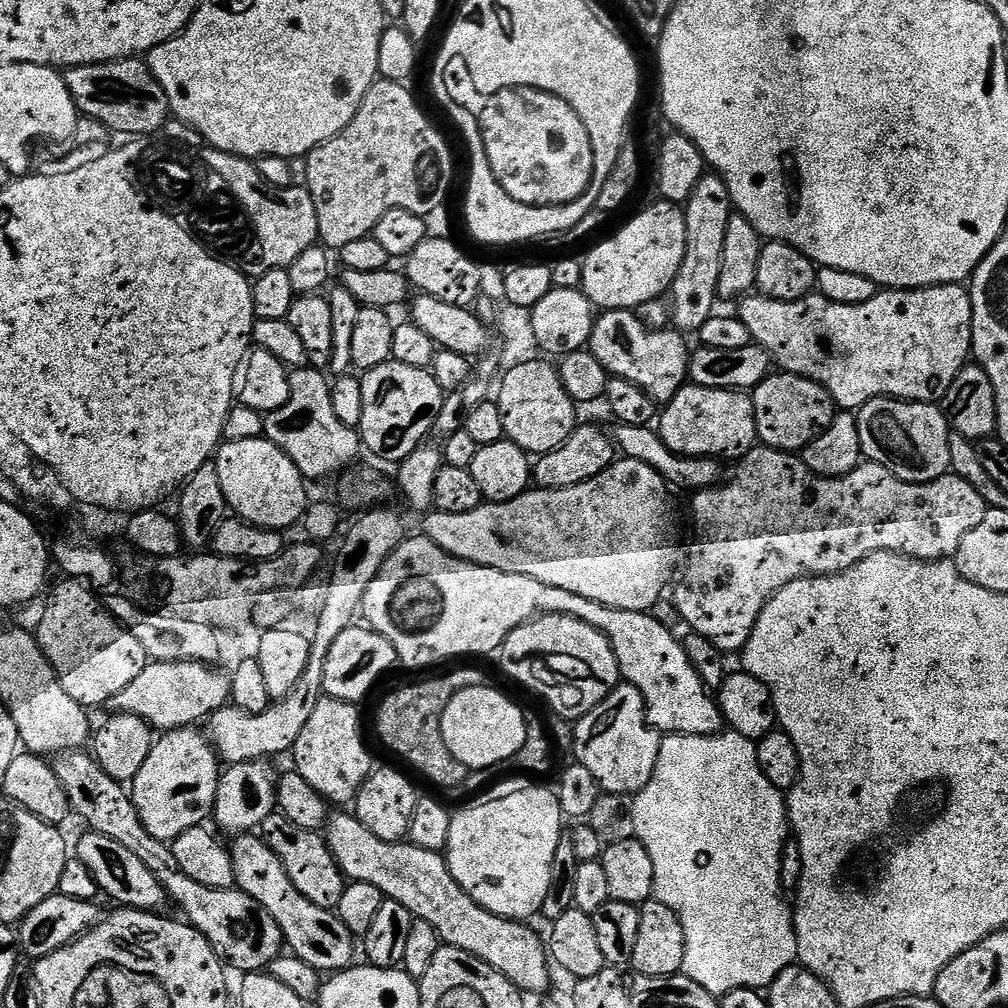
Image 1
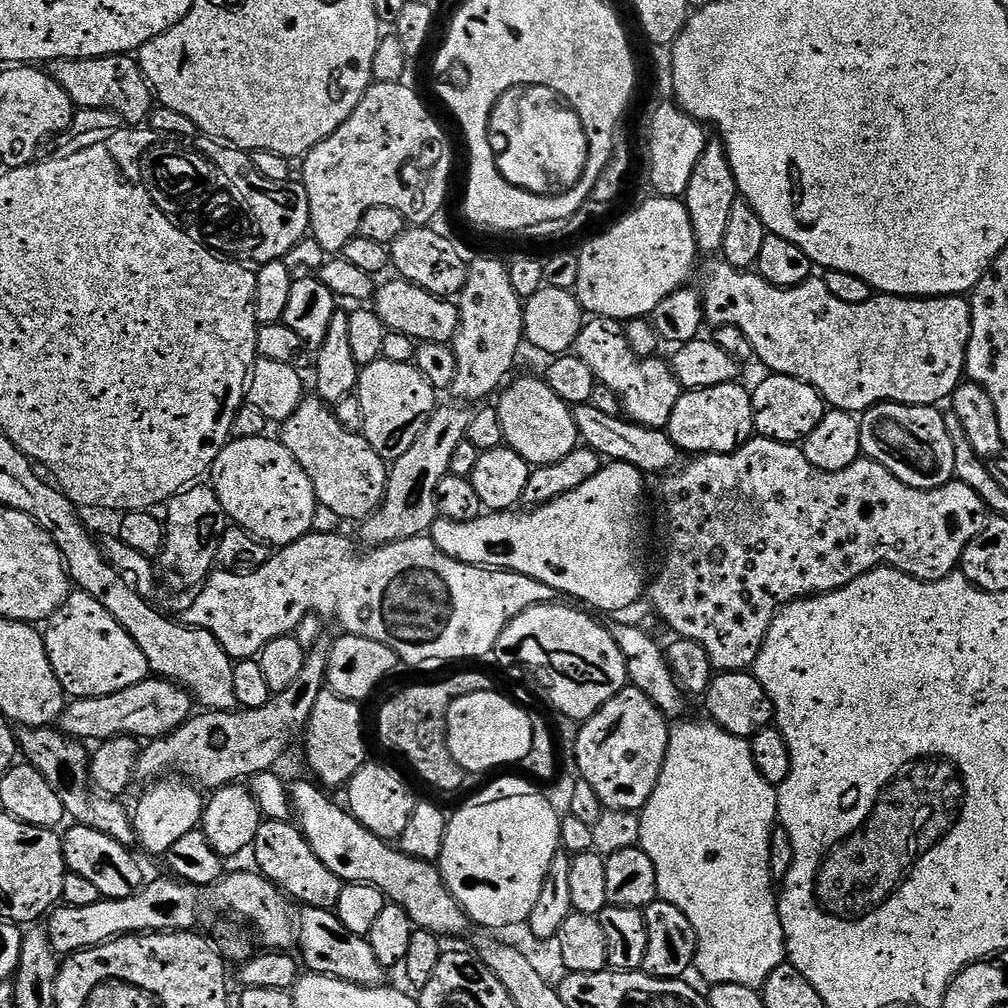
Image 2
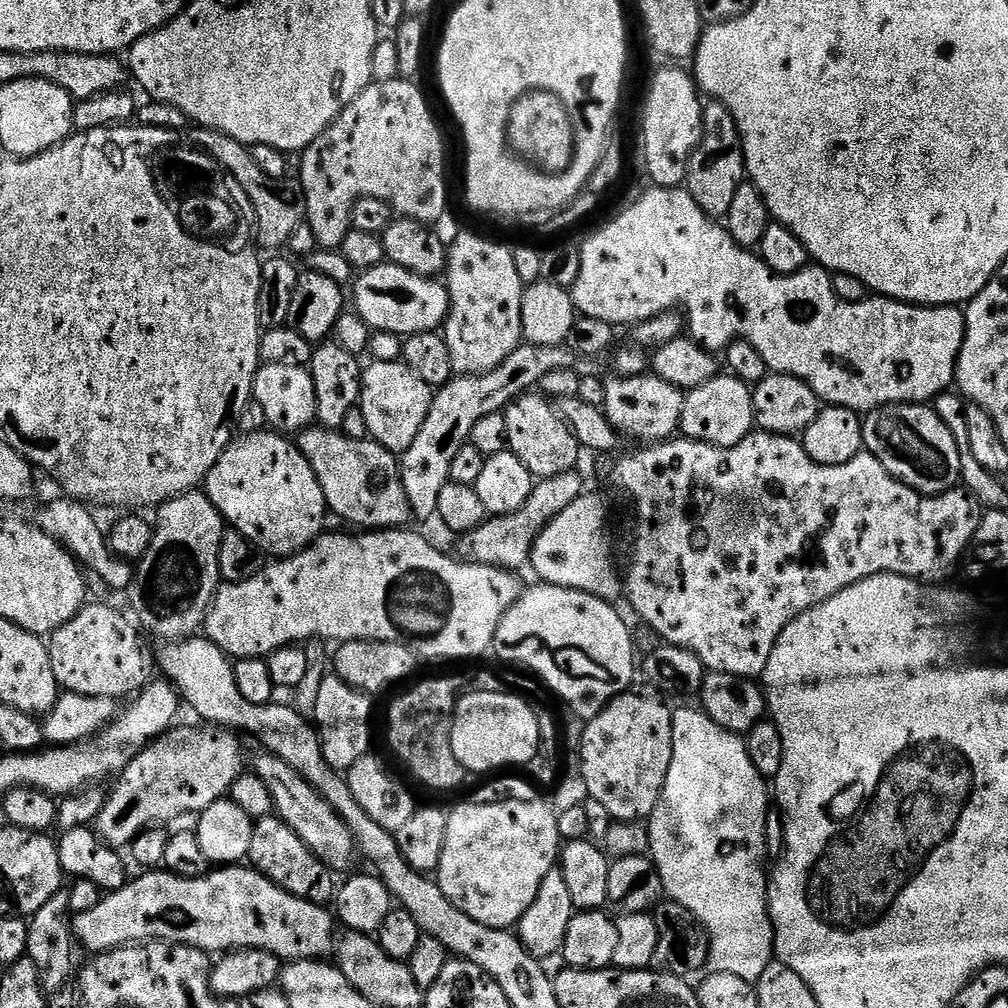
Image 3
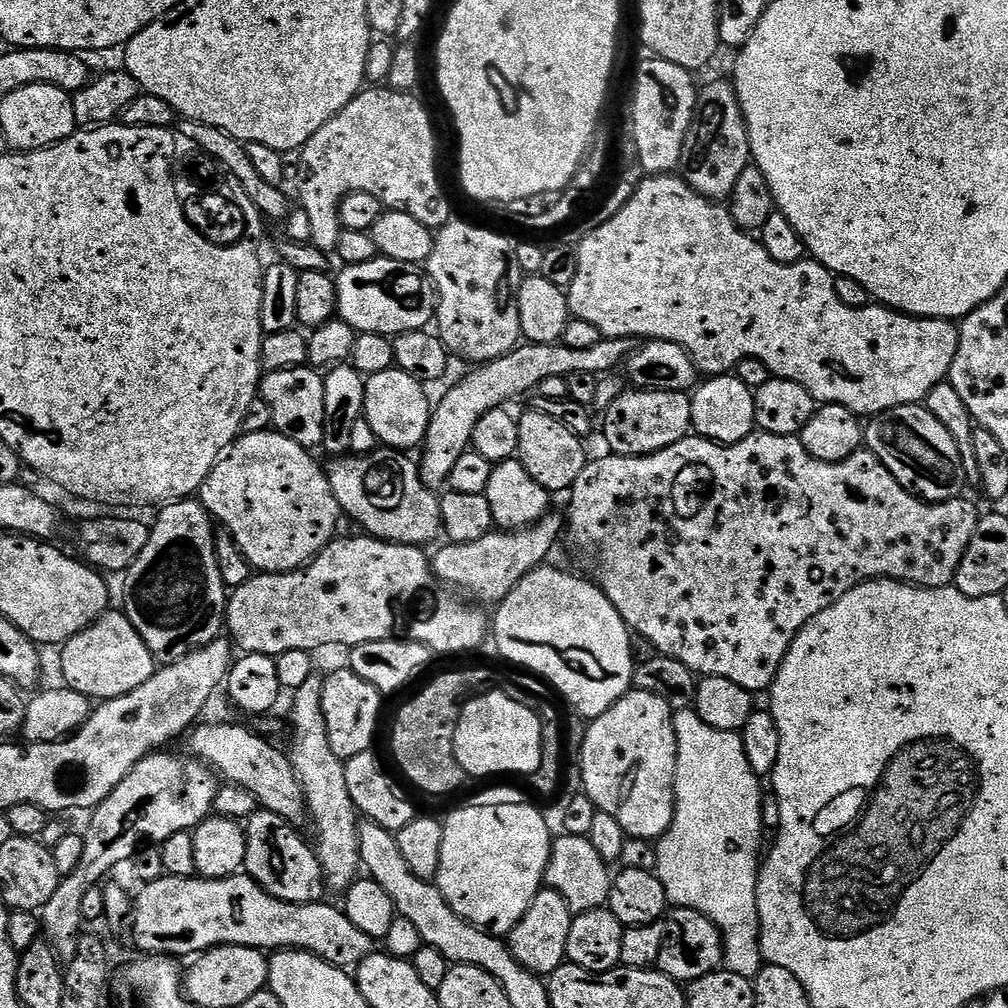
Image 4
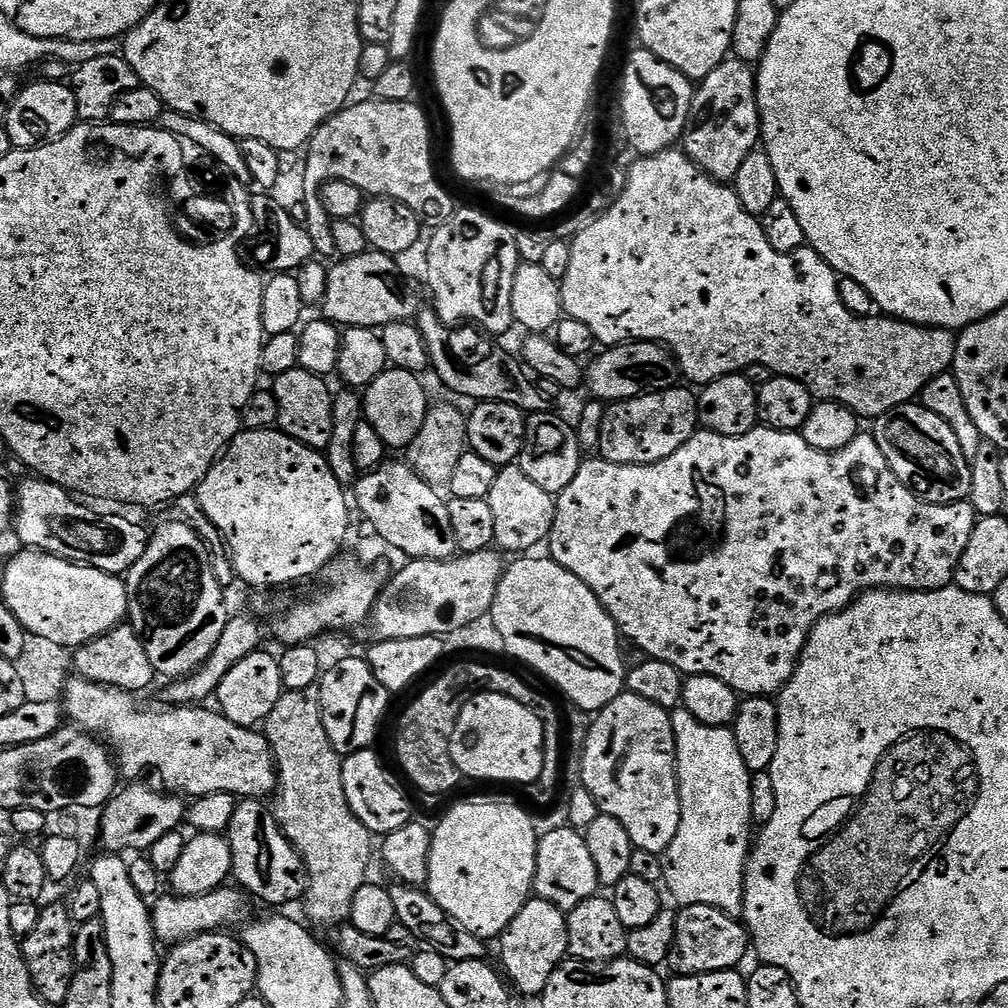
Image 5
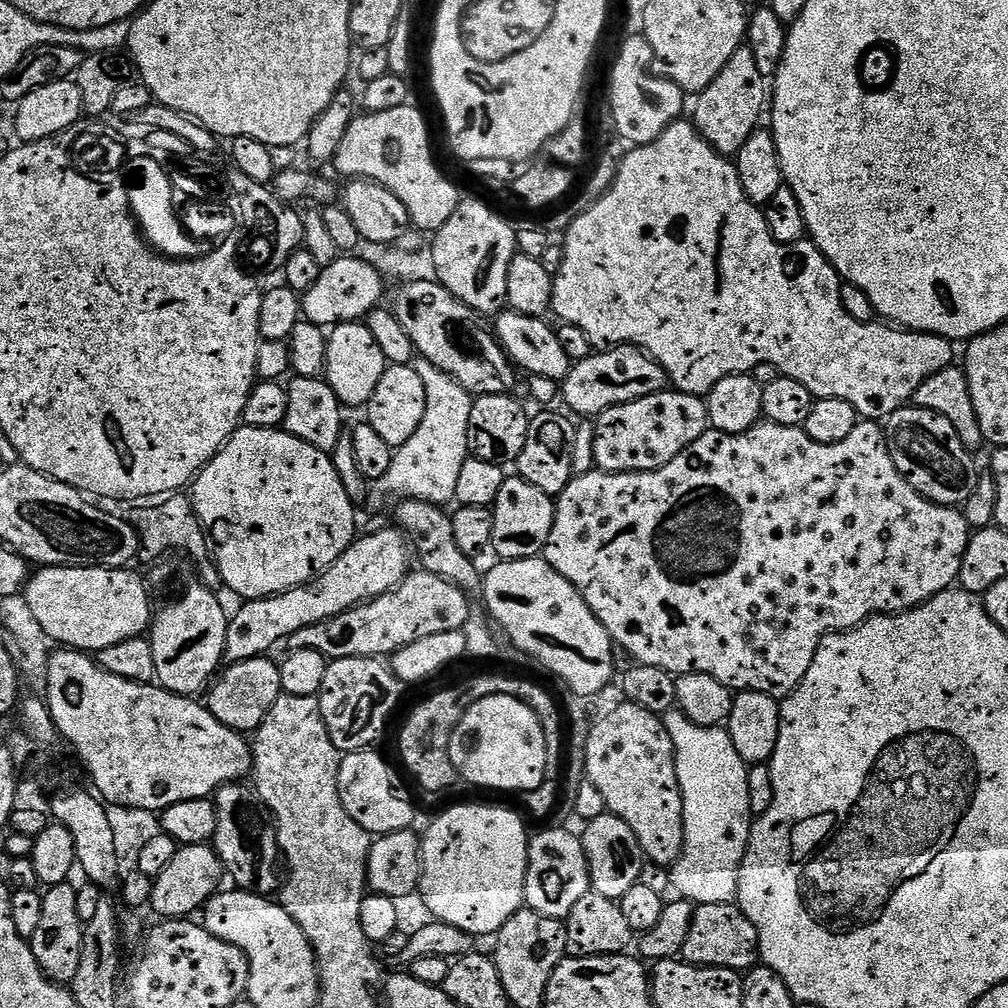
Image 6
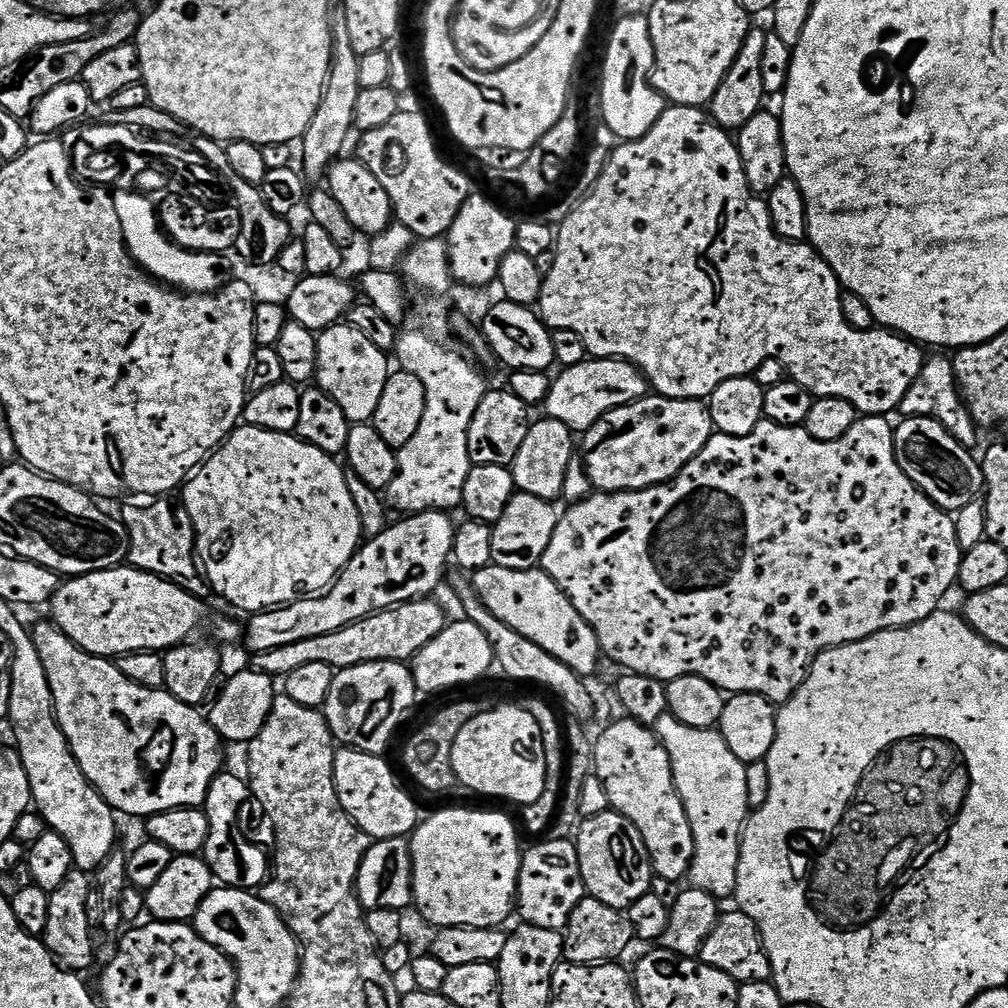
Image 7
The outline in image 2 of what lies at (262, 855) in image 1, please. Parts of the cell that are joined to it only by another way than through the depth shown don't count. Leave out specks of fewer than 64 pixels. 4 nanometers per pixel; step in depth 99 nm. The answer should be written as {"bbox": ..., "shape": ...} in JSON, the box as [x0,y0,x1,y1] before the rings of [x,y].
{"bbox":[298,907,386,988],"shape":[[[301,907],[298,912],[298,949],[302,964],[308,972],[323,976],[333,976],[351,984],[361,984],[364,988],[374,988],[385,983],[386,969],[378,962],[374,950],[370,950],[367,938],[350,934],[346,926],[327,908]]]}

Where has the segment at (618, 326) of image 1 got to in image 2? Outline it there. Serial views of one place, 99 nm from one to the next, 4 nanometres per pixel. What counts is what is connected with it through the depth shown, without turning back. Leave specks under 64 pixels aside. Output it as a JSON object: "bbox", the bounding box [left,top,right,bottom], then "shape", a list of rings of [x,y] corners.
{"bbox":[574,316,682,429],"shape":[[[592,316],[585,323],[584,329],[576,339],[574,355],[582,358],[582,362],[586,362],[590,370],[594,370],[599,383],[614,390],[623,415],[632,423],[647,428],[667,429],[670,414],[674,414],[674,406],[678,406],[678,398],[682,391],[678,378],[672,373],[672,365],[667,359],[644,360],[638,354],[634,354],[617,321],[605,316]]]}

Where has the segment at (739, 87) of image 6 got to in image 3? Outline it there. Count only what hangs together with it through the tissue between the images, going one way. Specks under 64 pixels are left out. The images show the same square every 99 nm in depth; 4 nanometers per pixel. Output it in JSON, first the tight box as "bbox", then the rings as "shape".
{"bbox":[686,103,745,218],"shape":[[[705,103],[702,108],[700,144],[688,160],[686,191],[707,216],[724,218],[727,217],[730,201],[734,199],[738,186],[745,180],[744,151],[734,116],[730,110],[726,110],[724,104]]]}

